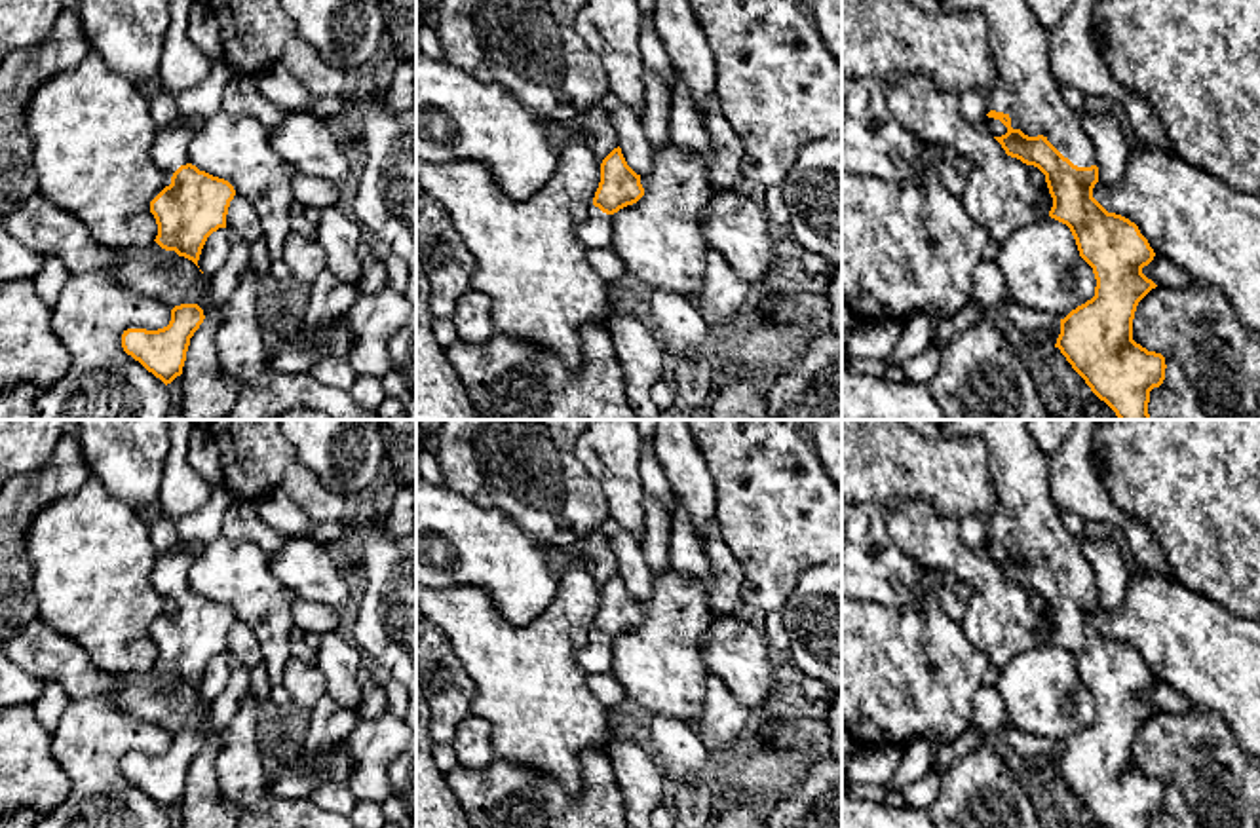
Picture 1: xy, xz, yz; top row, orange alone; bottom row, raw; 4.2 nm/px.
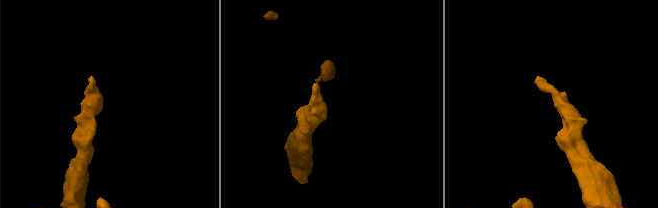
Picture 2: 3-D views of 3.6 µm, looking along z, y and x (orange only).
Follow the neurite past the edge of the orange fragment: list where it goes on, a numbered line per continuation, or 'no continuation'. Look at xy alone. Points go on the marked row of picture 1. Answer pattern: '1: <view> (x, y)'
1: xy (170, 150)

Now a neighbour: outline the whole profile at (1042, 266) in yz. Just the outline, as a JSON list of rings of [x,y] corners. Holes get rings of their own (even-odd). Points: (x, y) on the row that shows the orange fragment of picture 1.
[[[1051,216],[1011,232],[998,251],[998,268],[1005,277],[1005,292],[1024,308],[1064,319],[1072,310],[1095,296],[1093,268],[1079,256],[1070,228]]]

